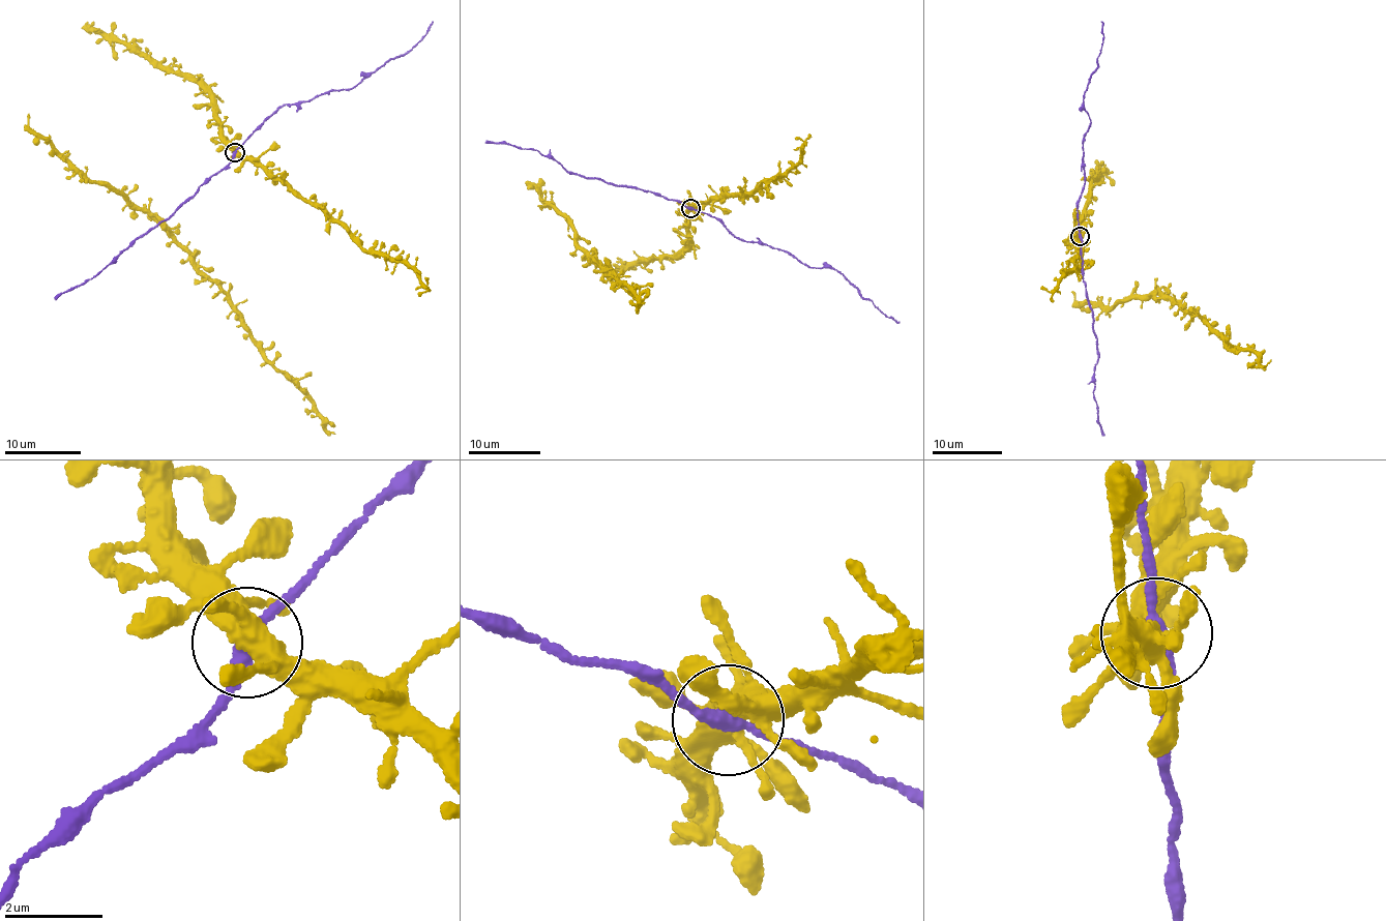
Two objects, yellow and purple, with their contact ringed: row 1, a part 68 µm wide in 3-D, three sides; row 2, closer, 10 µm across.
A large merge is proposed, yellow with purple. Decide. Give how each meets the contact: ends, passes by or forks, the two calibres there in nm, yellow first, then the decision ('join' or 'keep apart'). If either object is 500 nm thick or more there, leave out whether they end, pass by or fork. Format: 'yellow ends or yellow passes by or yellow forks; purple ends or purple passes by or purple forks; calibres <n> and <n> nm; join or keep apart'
yellow forks; purple passes by; calibres 400 and 260 nm; join

